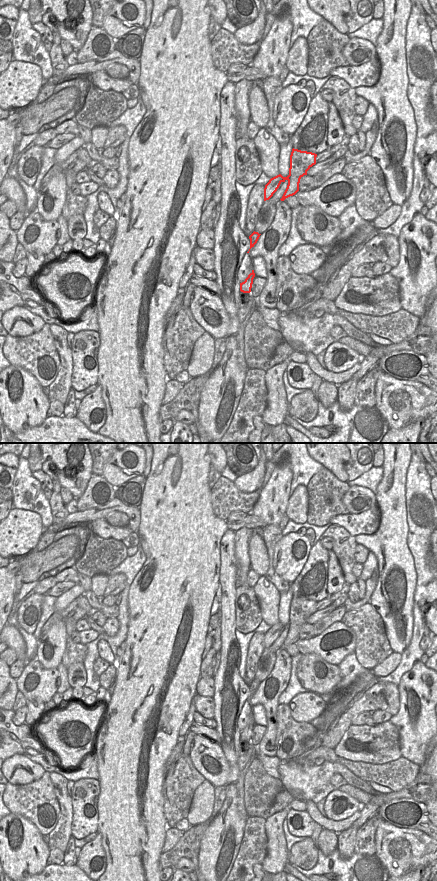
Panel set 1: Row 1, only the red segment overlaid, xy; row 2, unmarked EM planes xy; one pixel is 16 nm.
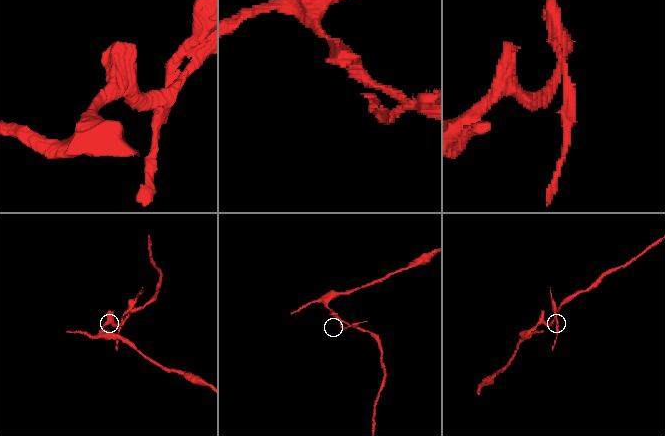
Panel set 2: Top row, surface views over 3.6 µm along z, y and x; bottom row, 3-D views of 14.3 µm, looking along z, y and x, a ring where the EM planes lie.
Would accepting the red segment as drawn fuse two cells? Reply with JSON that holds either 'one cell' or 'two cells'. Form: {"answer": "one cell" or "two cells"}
{"answer": "two cells"}

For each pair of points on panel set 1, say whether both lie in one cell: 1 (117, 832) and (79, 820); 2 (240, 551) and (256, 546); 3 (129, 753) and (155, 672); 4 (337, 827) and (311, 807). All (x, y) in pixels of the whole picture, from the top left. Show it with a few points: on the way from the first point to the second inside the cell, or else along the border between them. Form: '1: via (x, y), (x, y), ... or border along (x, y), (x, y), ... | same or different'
1: border along (96, 803), (98, 830) | different
2: border along (252, 529), (248, 547), (249, 567) | different
3: via (137, 733), (153, 692) | same
4: via (330, 825), (325, 823), (316, 814) | same

